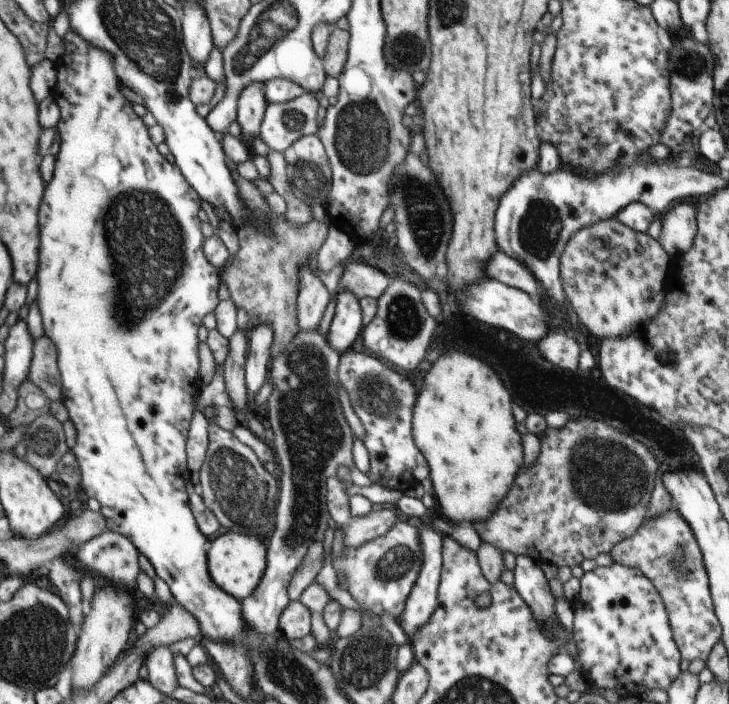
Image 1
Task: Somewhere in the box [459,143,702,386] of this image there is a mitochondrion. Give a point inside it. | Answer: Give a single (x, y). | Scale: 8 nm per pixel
(540, 228)

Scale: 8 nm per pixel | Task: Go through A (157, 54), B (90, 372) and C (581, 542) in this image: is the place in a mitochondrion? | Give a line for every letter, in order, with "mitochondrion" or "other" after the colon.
A: mitochondrion
B: other
C: other

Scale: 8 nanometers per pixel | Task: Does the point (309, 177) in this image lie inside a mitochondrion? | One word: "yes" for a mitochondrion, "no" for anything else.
yes

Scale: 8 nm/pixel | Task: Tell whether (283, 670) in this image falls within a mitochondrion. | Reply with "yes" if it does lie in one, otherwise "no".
yes

